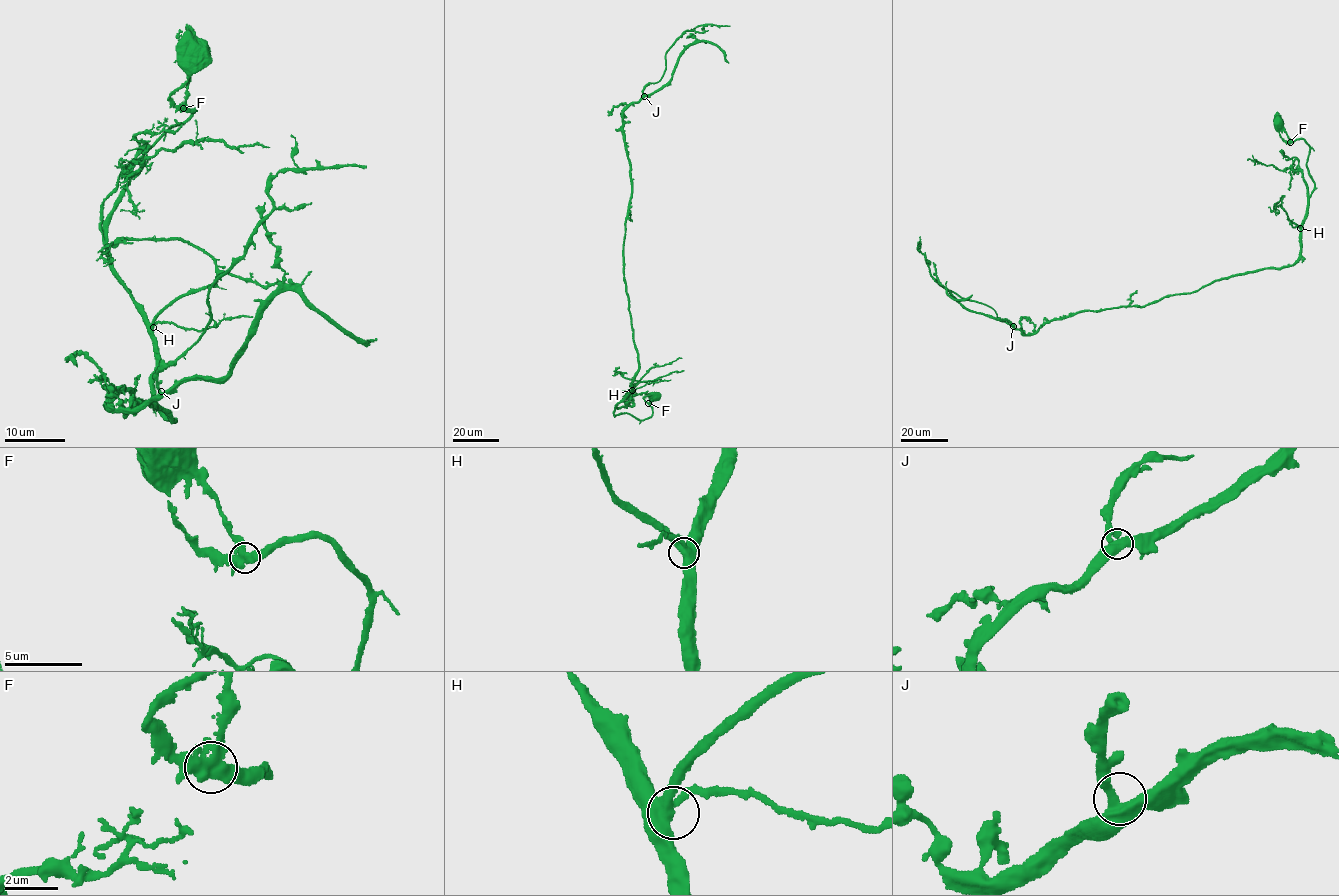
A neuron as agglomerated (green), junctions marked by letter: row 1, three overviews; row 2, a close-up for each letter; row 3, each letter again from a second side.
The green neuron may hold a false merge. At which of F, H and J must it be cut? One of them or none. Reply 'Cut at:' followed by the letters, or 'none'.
Cut at: none

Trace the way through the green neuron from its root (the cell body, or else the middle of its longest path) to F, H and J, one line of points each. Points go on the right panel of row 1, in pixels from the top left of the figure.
F: (1278, 122), (1291, 142)
H: (1278, 122), (1291, 140), (1303, 139), (1309, 147), (1307, 169), (1314, 180), (1314, 190), (1300, 228)
J: (1278, 122), (1309, 147), (1314, 180), (1295, 262), (1141, 306), (1078, 311), (1030, 335), (1013, 326)

